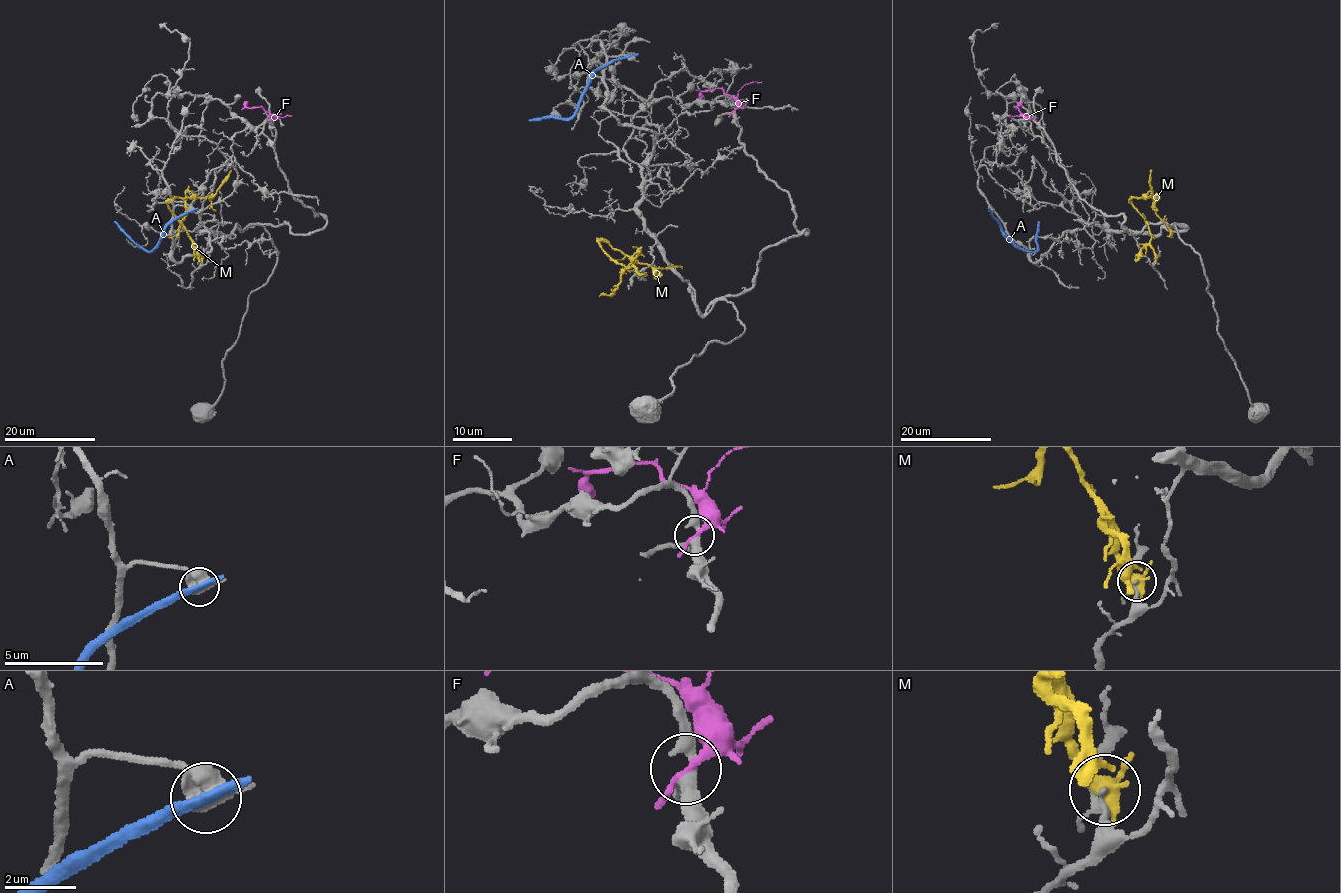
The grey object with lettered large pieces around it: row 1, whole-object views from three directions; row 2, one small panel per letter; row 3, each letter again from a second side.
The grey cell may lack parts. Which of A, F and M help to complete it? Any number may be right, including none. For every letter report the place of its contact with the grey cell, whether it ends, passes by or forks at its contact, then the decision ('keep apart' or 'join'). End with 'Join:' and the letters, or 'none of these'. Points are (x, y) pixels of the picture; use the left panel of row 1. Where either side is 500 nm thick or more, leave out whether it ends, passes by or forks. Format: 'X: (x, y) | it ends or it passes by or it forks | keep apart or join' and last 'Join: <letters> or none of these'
A: (191, 210) | keep apart
F: (270, 119) | it passes by | keep apart
M: (201, 259) | it passes by | keep apart
Join: none of these

